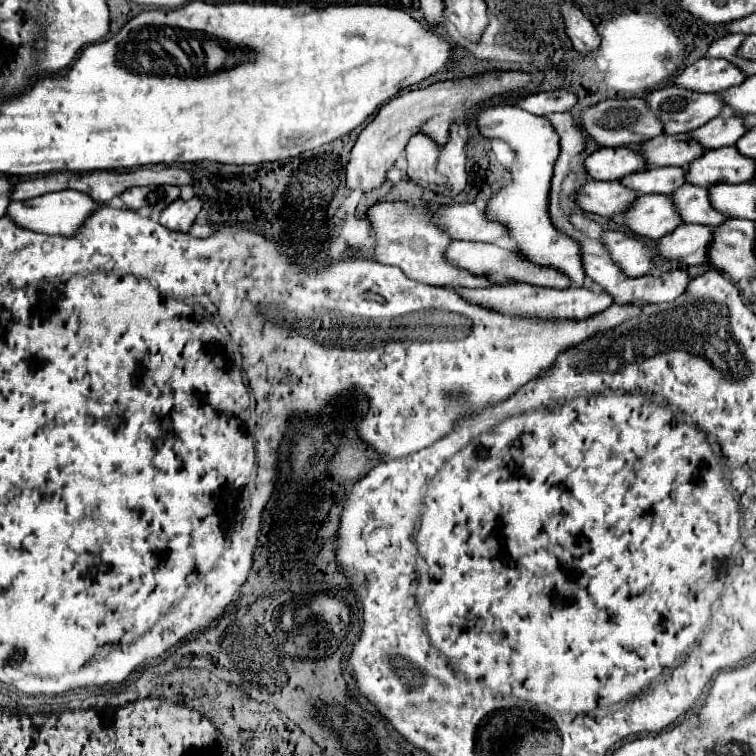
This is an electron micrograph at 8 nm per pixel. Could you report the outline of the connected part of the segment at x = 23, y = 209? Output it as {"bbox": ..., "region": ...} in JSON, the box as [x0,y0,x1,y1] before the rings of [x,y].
{"bbox":[7,190,101,236],"region":[[[61,190],[61,192],[51,192],[33,200],[25,202],[11,202],[7,216],[11,216],[17,224],[23,228],[29,228],[33,232],[43,232],[43,234],[61,234],[61,236],[75,236],[79,228],[85,224],[85,220],[101,208],[99,202],[93,202],[91,196],[79,190]]]}

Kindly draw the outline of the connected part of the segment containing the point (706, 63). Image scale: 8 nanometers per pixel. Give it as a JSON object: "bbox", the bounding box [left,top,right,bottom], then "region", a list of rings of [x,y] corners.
{"bbox":[673,58,745,94],"region":[[[701,58],[695,64],[687,66],[673,84],[679,88],[687,88],[693,92],[705,92],[705,94],[719,94],[731,86],[737,86],[745,80],[745,74],[735,68],[727,60],[717,58]]]}

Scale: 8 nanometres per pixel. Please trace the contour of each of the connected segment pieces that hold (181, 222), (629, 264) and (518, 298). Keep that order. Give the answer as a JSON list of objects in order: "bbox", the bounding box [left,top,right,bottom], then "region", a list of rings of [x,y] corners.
[{"bbox":[161,198,201,232],"region":[[[191,198],[191,200],[175,200],[175,204],[169,204],[163,212],[161,212],[161,224],[169,230],[177,230],[177,232],[189,232],[191,224],[195,222],[195,216],[201,210],[201,200],[199,198]]]},{"bbox":[601,230,653,276],"region":[[[605,230],[601,240],[603,246],[607,246],[607,252],[611,252],[611,260],[615,260],[627,276],[645,276],[653,268],[653,252],[641,238]]]},{"bbox":[451,284,613,320],"region":[[[505,284],[505,286],[491,286],[491,288],[459,288],[451,286],[453,292],[459,292],[459,296],[471,300],[471,304],[483,304],[495,312],[501,312],[505,316],[529,316],[539,320],[563,320],[563,318],[589,318],[591,314],[599,314],[607,310],[613,304],[613,298],[607,292],[593,292],[587,288],[565,288],[565,290],[553,290],[553,288],[537,288],[531,284]]]}]

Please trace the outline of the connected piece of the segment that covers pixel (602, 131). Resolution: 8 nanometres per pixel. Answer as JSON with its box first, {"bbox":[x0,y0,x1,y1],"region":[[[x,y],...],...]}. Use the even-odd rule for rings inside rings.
{"bbox":[577,98,663,146],"region":[[[627,98],[627,100],[603,100],[595,106],[585,108],[585,112],[577,118],[585,128],[587,136],[591,136],[599,146],[629,146],[641,144],[653,136],[663,134],[663,126],[659,118],[649,110],[645,100]]]}

